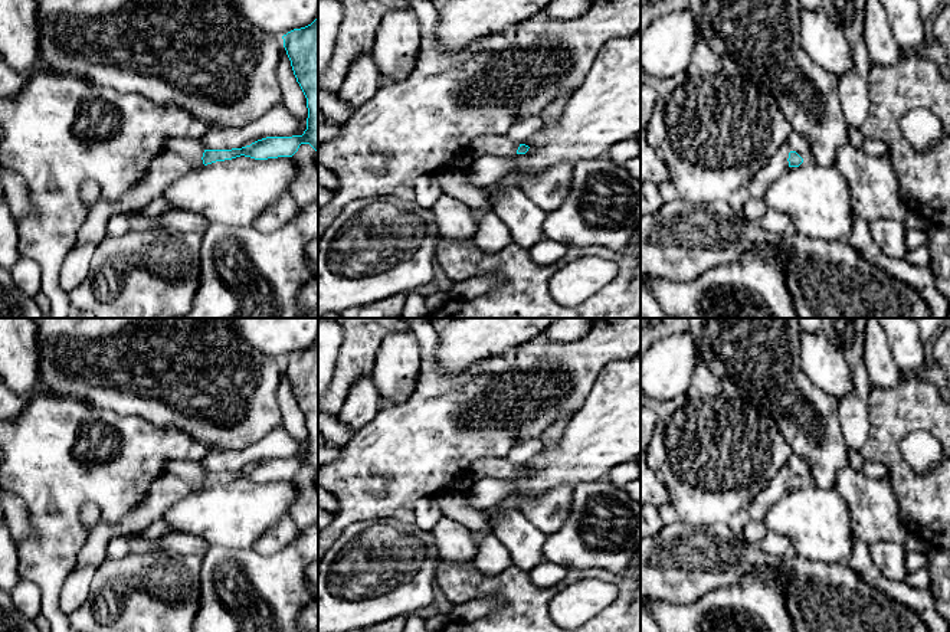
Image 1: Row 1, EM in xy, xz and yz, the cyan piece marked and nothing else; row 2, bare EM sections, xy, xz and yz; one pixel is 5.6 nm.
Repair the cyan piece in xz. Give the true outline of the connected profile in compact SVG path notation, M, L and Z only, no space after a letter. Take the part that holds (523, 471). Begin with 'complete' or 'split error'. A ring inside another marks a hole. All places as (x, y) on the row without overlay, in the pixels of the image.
split error; M482 458L471 465L469 479L478 481L488 477L511 479L515 475L525 477L528 471L525 466L515 466L507 458Z

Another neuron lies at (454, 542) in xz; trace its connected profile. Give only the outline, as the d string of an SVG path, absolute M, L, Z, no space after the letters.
M443 515L430 533L436 540L439 560L449 563L476 560L474 534L461 523Z

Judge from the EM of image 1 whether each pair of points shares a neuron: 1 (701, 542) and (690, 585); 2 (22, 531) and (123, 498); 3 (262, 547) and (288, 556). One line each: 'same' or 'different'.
1: same
2: different
3: different

